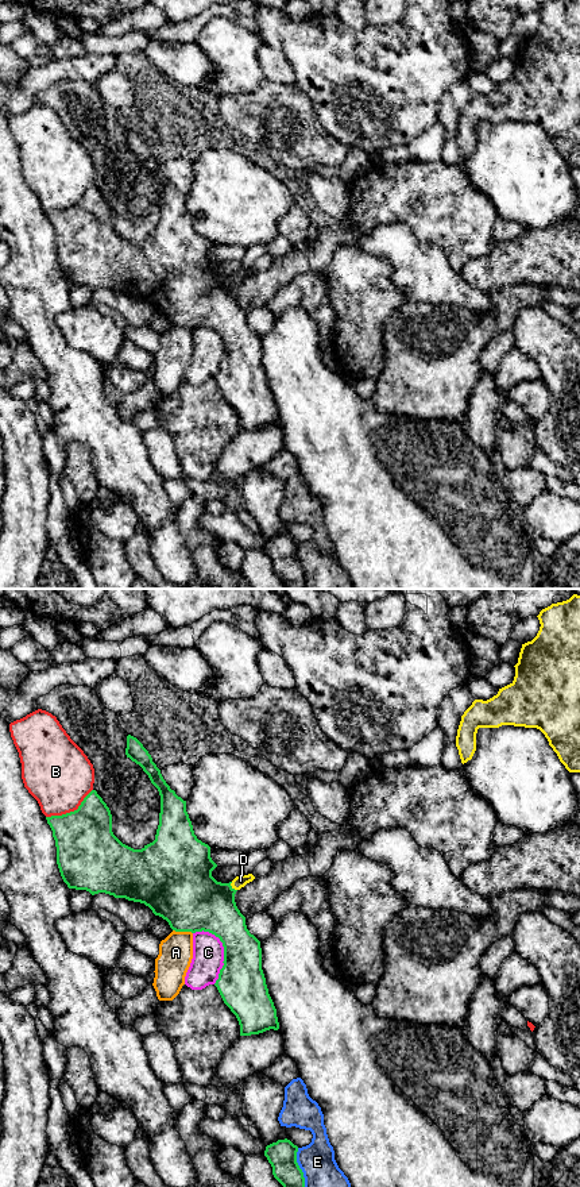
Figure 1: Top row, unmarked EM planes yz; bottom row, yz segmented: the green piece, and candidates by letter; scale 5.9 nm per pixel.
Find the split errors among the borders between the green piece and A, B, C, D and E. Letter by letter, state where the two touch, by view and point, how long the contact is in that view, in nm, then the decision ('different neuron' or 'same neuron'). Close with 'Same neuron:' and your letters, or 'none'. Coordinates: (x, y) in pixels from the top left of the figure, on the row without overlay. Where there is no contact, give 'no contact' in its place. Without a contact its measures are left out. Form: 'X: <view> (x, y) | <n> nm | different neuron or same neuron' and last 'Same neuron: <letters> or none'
A: yz (182, 326) | 120 nm | different neuron
B: yz (70, 207) | 320 nm | different neuron
C: yz (224, 345) | 340 nm | different neuron
D: yz (231, 281) | 70 nm | different neuron
E: yz (301, 566) | 280 nm | different neuron
Same neuron: none

